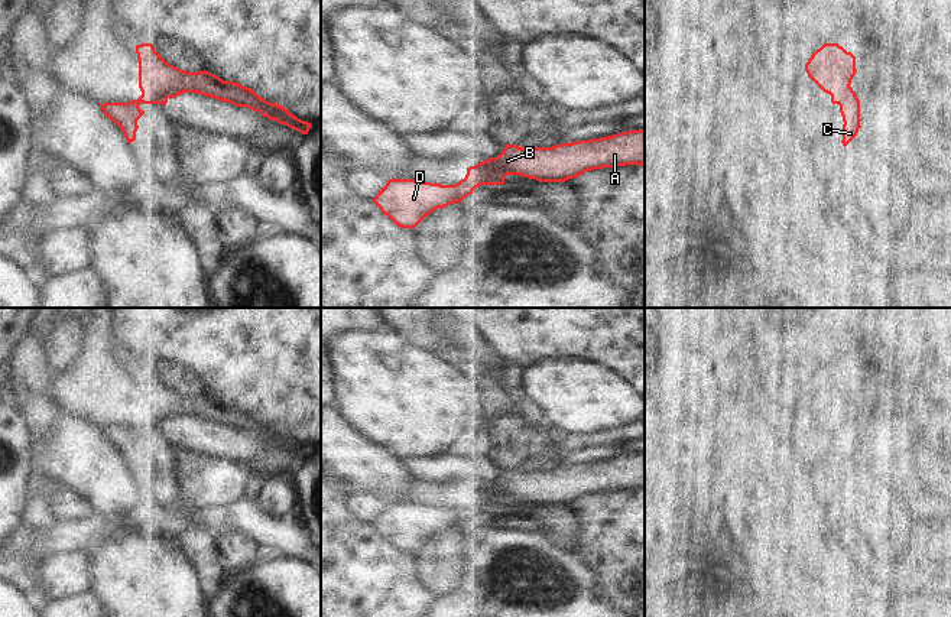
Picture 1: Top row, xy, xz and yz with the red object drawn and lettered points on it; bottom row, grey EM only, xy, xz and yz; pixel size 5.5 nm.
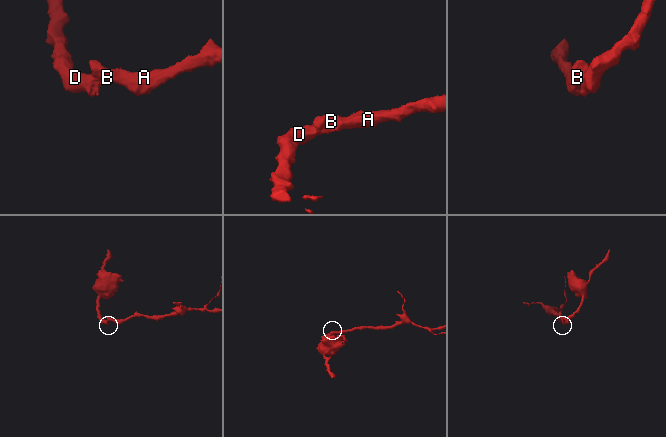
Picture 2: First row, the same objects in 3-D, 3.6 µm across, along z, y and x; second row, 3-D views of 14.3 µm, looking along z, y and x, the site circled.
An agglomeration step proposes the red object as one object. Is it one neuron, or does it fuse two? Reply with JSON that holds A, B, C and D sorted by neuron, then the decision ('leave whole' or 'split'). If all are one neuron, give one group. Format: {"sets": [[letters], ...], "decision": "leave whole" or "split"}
{"sets": [["A", "B"], ["C", "D"]], "decision": "split"}

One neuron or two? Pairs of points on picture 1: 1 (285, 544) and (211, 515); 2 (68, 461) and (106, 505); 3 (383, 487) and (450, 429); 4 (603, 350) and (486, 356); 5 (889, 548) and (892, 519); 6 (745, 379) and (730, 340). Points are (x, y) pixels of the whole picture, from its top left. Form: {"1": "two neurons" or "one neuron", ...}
{"1": "one neuron", "2": "one neuron", "3": "two neurons", "4": "two neurons", "5": "one neuron", "6": "one neuron"}

